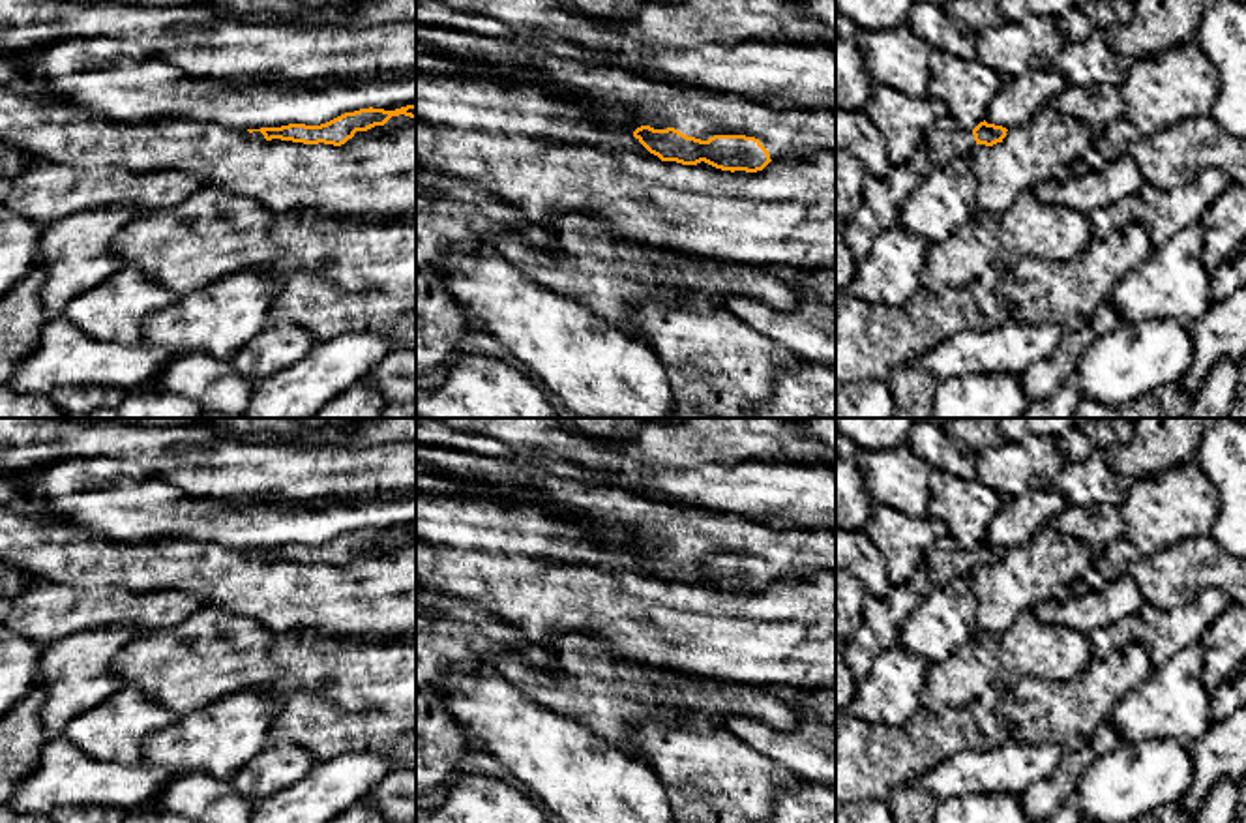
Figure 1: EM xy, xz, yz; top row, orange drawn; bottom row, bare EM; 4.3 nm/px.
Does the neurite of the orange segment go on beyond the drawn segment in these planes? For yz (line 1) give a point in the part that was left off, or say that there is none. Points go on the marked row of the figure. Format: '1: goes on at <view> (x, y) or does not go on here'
1: does not go on here

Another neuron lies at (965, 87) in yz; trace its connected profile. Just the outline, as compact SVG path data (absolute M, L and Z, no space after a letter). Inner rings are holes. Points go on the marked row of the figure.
M931 51L929 66L933 79L929 96L946 105L948 116L967 131L986 120L989 99L1002 81L999 75L976 60L963 60L946 51Z

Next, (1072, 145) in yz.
M1042 111L1027 124L1008 129L1001 142L993 146L976 144L969 156L969 165L976 180L978 206L991 214L1002 214L1019 193L1047 180L1066 180L1072 174L1072 163L1098 141L1100 133L1087 124Z

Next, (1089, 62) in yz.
M1092 30L1087 39L1064 41L1062 49L1051 62L1068 84L1096 88L1111 84L1119 88L1130 73L1134 60L1113 51L1102 30Z

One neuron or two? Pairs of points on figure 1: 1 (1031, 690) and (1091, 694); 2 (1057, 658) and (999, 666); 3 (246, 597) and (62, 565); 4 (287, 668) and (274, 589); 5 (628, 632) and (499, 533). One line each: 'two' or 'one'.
1: one
2: one
3: one
4: two
5: one

